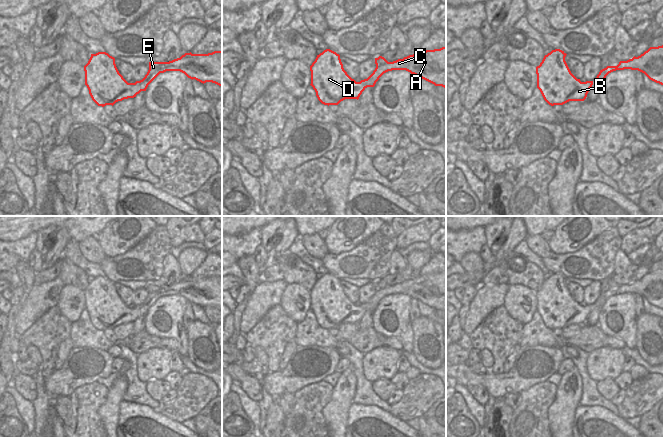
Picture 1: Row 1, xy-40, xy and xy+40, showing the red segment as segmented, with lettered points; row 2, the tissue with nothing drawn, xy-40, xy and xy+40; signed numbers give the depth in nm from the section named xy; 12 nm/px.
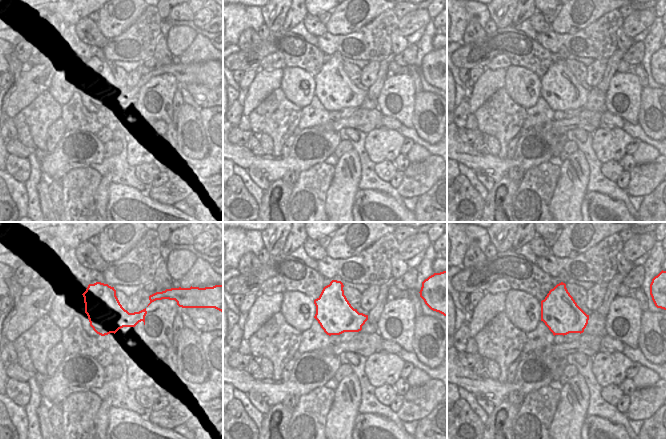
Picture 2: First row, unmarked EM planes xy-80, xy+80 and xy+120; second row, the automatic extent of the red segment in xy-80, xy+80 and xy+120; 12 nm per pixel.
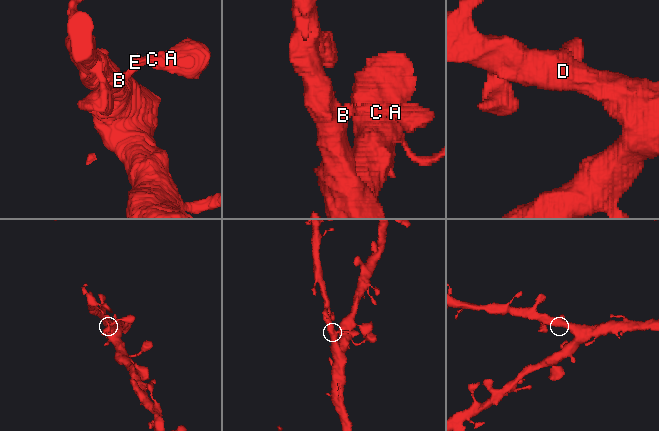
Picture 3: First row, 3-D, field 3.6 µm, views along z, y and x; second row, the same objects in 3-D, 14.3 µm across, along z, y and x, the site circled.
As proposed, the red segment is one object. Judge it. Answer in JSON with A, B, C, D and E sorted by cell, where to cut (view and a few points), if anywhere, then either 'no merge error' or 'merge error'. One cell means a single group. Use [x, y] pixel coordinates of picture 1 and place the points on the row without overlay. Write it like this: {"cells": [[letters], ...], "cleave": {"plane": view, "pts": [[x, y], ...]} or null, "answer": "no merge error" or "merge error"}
{"cells": [["A", "B", "C", "D", "E"]], "cleave": null, "answer": "no merge error"}

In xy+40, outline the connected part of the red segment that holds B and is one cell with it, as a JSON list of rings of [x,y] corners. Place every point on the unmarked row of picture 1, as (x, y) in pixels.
[[[560,273],[552,274],[544,280],[542,286],[536,291],[537,312],[544,324],[551,330],[563,329],[569,325],[584,325],[593,305],[581,306],[570,295],[566,285],[566,277]]]

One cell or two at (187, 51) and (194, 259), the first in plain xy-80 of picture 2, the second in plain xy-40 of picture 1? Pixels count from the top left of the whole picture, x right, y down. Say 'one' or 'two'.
one

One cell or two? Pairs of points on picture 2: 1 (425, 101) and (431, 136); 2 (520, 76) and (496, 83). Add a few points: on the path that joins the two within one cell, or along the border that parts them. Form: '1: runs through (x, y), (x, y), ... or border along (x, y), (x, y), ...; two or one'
1: runs through (421, 111), (418, 115), (418, 126), (421, 129); one
2: border along (506, 69), (504, 87); two

